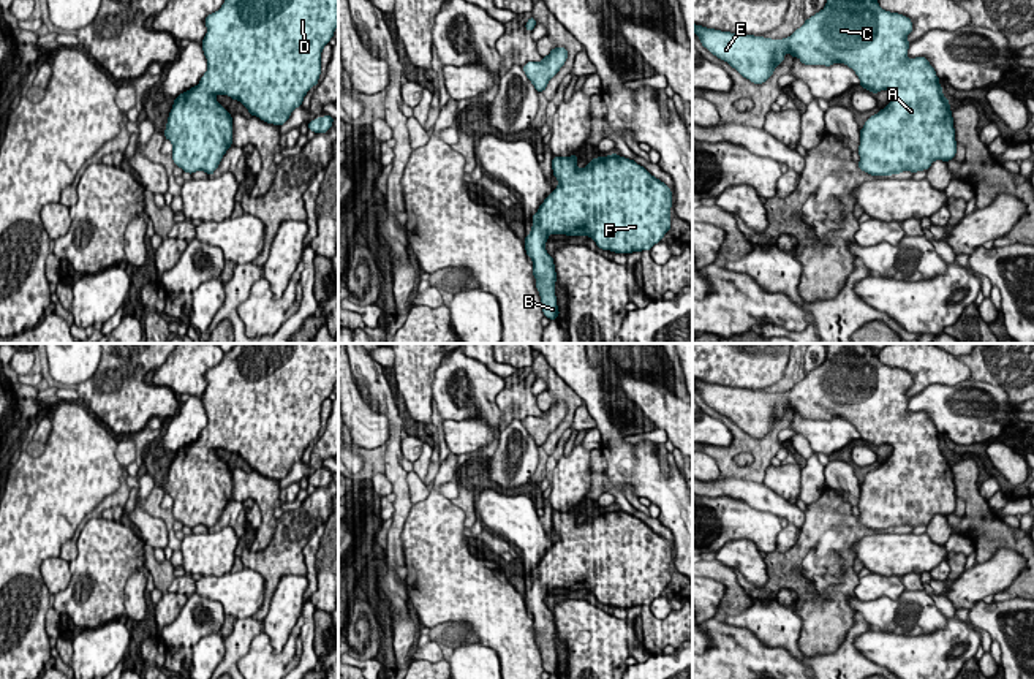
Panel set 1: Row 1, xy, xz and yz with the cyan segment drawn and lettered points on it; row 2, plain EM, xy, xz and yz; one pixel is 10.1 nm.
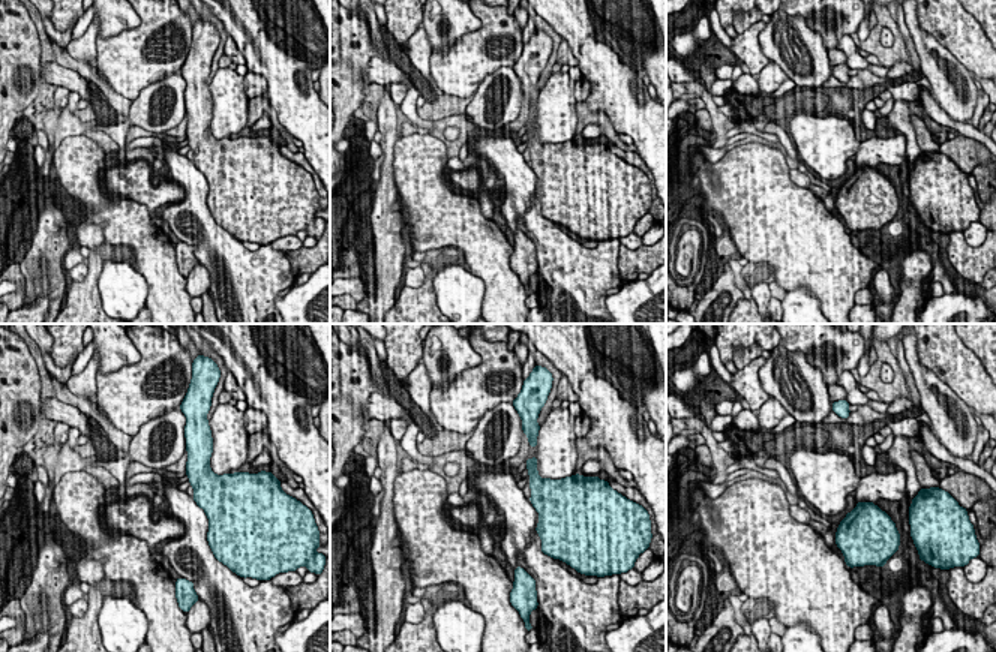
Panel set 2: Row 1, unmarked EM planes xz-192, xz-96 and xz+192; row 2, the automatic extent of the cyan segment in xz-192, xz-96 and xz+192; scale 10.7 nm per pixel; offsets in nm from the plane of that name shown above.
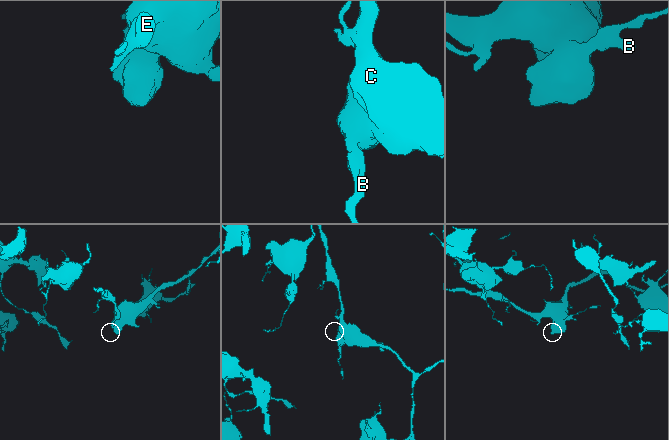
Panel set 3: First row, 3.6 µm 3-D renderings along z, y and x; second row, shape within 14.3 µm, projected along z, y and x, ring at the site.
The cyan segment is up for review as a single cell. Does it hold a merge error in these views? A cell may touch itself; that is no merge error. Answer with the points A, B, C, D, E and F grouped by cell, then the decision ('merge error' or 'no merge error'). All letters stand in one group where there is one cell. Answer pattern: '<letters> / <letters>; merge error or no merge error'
A B C D E F; no merge error

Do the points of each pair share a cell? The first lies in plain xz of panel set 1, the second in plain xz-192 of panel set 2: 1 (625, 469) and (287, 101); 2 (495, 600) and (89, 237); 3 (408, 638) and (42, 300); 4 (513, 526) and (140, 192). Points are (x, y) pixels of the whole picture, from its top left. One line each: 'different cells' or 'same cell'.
1: same cell
2: different cells
3: different cells
4: different cells

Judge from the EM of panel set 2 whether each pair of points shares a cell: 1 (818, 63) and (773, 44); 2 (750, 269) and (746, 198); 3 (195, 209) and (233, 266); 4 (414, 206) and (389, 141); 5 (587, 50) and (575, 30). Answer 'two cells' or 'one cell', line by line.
1: one cell
2: two cells
3: one cell
4: two cells
5: one cell

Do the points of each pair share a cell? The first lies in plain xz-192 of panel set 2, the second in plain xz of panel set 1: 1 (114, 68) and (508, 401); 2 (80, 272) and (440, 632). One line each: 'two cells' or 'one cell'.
1: one cell
2: two cells

